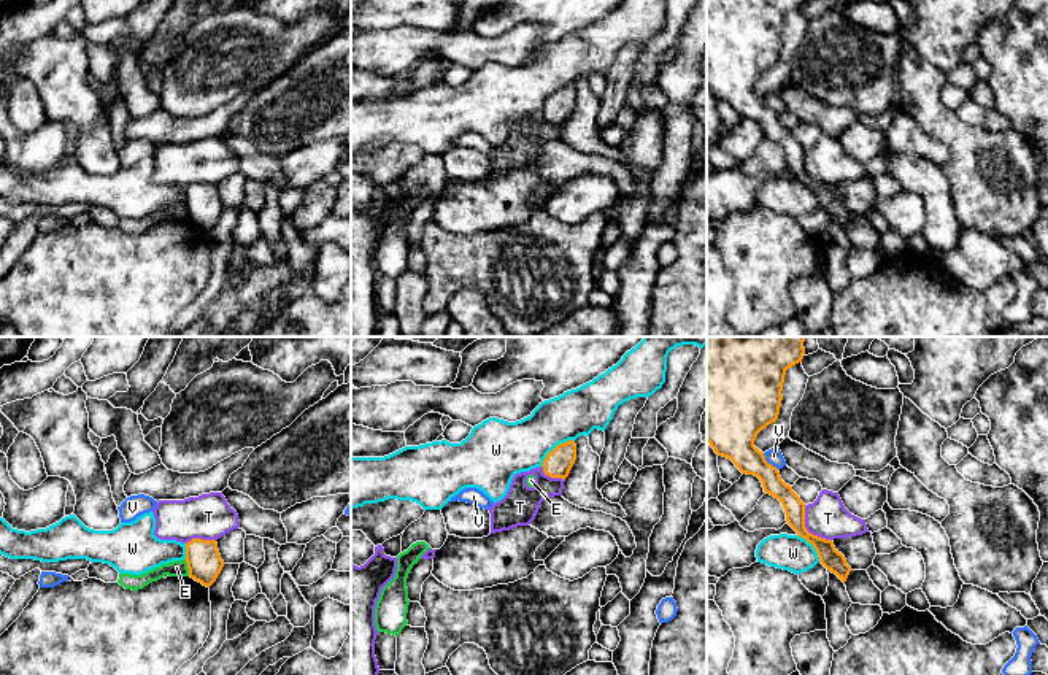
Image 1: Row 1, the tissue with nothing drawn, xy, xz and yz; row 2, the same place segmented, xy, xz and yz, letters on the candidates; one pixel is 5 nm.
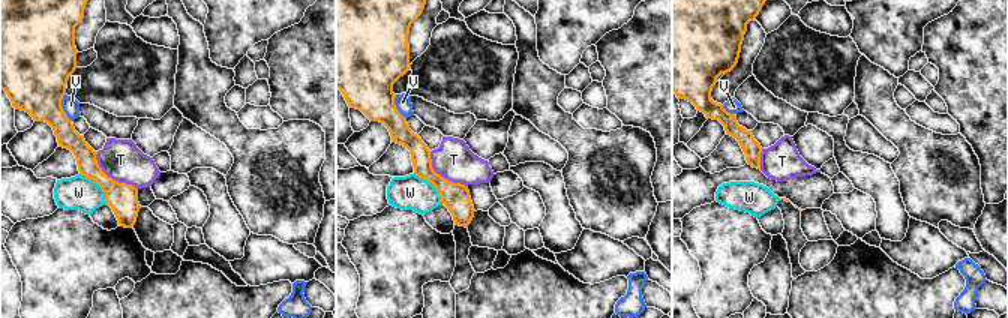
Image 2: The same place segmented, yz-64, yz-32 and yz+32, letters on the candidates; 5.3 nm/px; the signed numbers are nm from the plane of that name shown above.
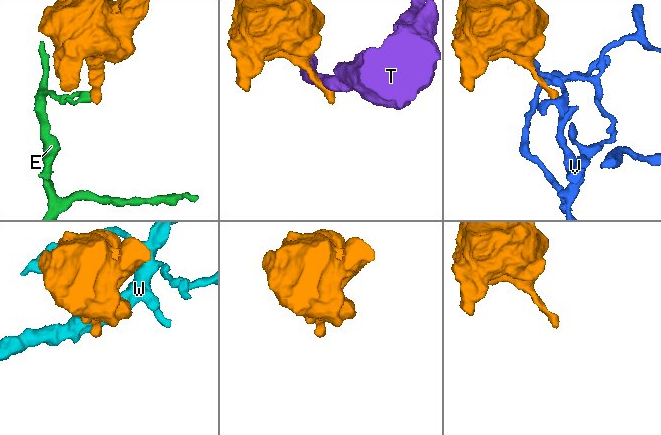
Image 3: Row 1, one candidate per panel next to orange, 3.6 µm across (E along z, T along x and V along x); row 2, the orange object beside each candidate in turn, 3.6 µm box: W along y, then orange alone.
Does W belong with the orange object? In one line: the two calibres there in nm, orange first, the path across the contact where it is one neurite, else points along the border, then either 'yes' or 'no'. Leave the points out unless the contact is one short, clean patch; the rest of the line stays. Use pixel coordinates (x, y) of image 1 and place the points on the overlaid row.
140 nm thick on the orange side, 280 nm on the other; border along xz (574, 440), (558, 443), (540, 466); no

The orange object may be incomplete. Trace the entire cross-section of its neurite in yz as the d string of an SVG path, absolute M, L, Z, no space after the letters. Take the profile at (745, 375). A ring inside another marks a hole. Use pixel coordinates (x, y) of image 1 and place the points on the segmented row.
M707 337L707 442L718 456L730 459L742 473L761 480L764 492L781 502L788 524L813 545L819 562L845 583L851 572L845 556L835 550L832 540L807 530L805 503L754 446L757 434L778 419L784 375L788 368L802 362L803 341L805 337Z

